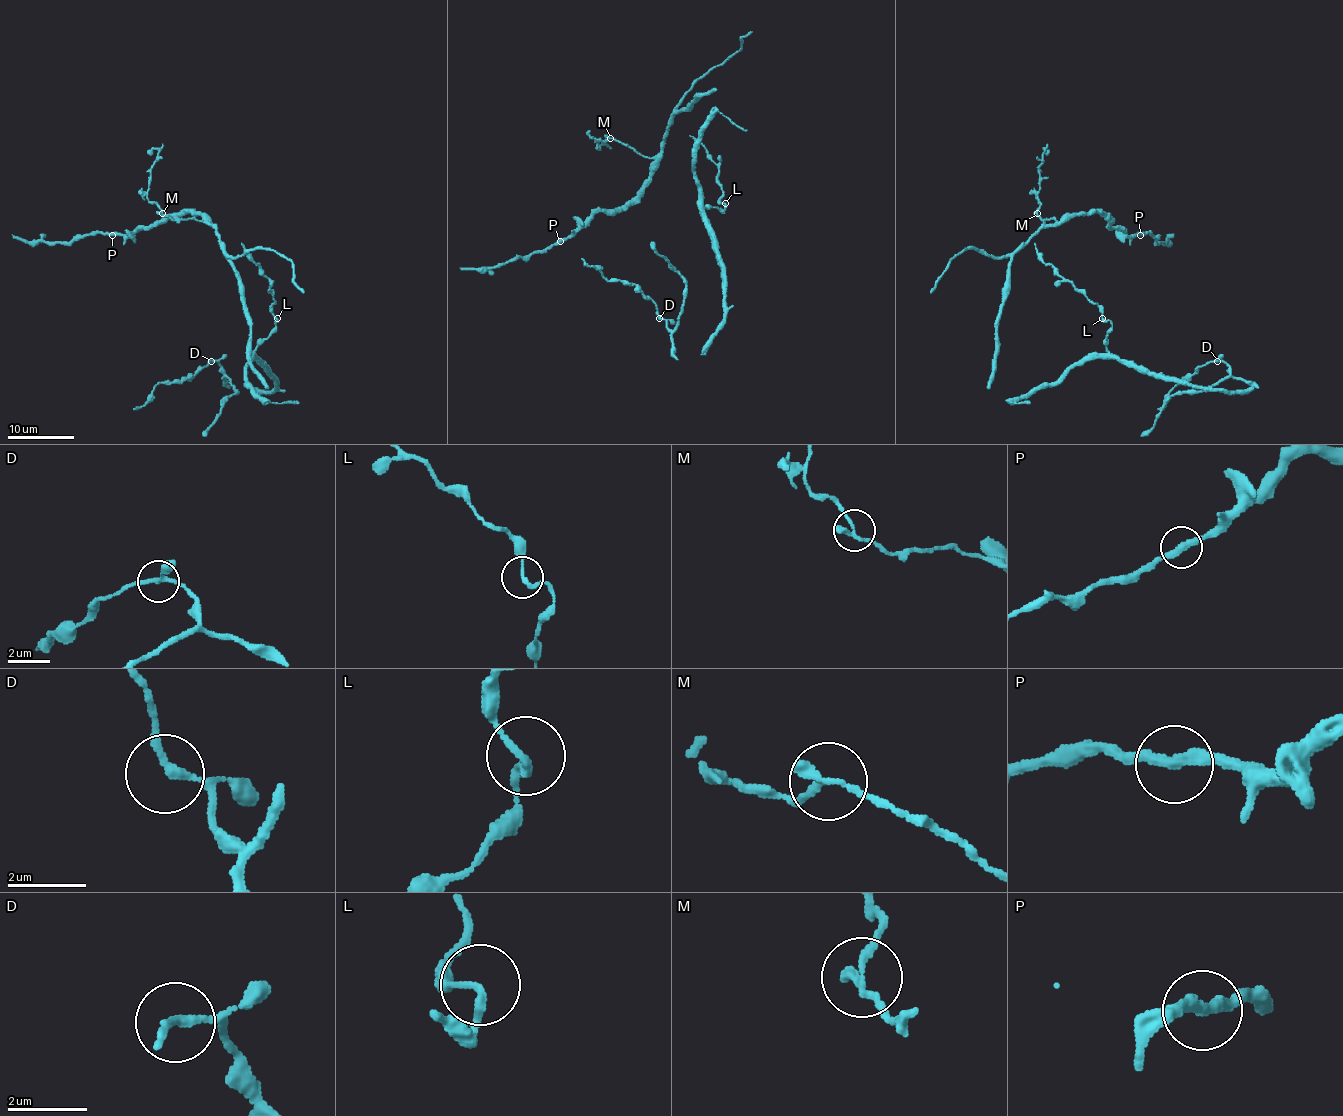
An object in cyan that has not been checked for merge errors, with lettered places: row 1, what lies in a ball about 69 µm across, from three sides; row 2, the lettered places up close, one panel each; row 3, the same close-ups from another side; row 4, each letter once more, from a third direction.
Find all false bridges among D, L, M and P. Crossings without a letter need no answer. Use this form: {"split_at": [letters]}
{"split_at": ["M"]}

